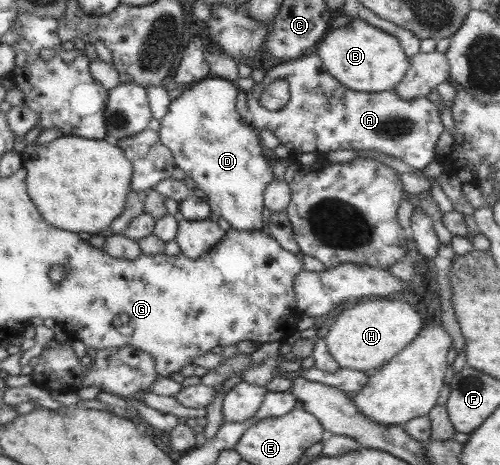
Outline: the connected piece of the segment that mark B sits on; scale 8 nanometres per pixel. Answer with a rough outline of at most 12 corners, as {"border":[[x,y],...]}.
{"border":[[358,18],[313,50],[348,89],[383,92],[410,58],[398,39]]}

